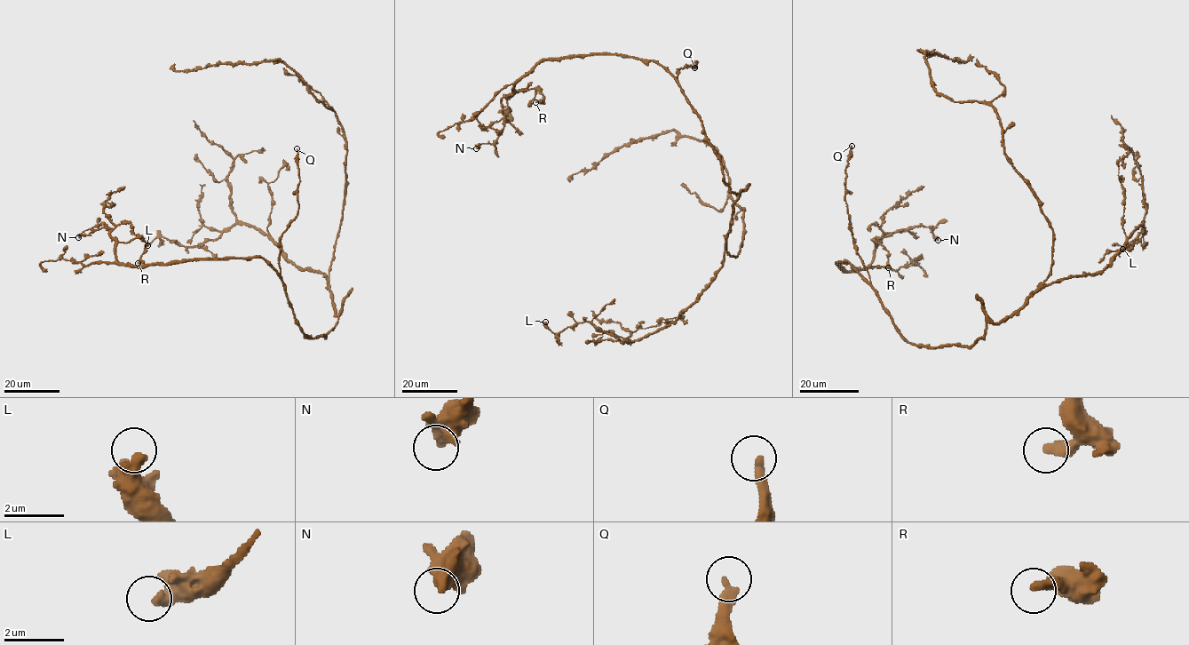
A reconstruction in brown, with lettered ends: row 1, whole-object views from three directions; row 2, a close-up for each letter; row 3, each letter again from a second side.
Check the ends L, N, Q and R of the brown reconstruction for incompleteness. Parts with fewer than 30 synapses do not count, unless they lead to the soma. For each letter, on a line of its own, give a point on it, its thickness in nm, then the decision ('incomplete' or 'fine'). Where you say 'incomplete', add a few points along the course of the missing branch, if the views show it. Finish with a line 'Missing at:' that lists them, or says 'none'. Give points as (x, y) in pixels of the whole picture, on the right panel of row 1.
L: (1122, 249) | 440 nm | fine
N: (938, 240) | 460 nm | fine
Q: (852, 146) | 340 nm | incomplete | (852, 146), (853, 120), (859, 107), (865, 102), (880, 100), (897, 90)
R: (888, 267) | 320 nm | fine
Missing at: Q

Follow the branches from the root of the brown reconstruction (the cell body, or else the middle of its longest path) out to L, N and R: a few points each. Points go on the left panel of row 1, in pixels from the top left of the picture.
L: (335, 311), (322, 273), (297, 268), (266, 235), (245, 225), (196, 246), (163, 237), (147, 245)
N: (335, 311), (337, 323), (310, 338), (282, 279), (261, 258), (125, 266), (105, 225), (78, 237)
R: (335, 311), (325, 337), (308, 337), (261, 258), (125, 266), (116, 245), (144, 241), (138, 263)

